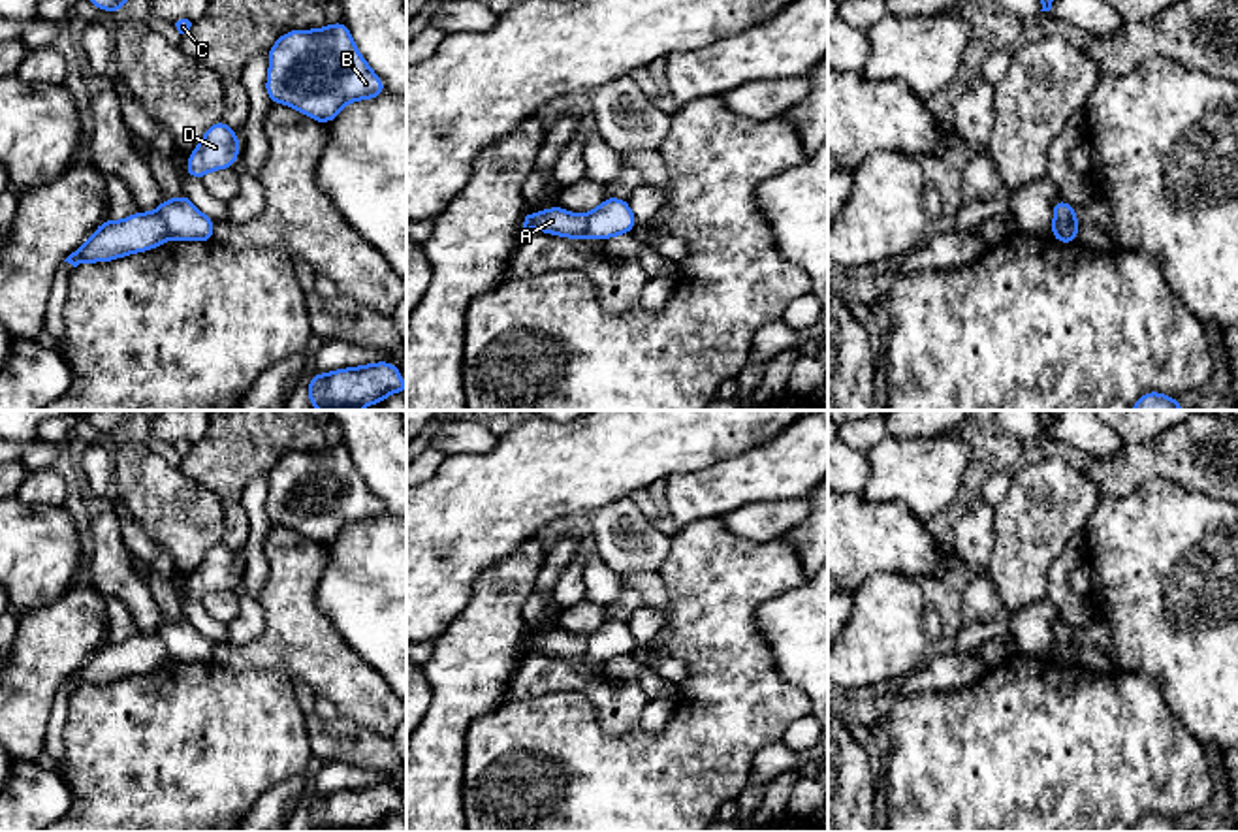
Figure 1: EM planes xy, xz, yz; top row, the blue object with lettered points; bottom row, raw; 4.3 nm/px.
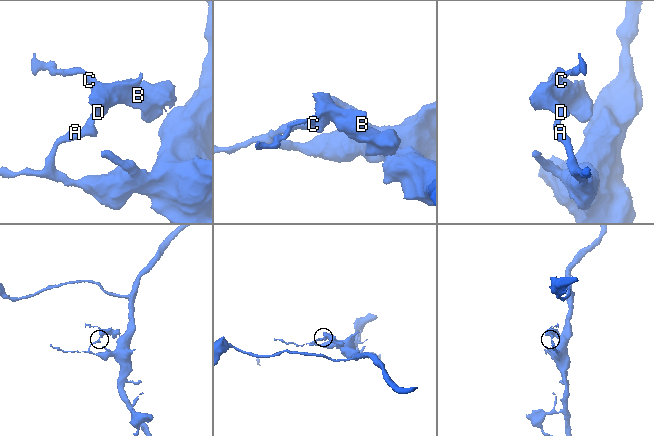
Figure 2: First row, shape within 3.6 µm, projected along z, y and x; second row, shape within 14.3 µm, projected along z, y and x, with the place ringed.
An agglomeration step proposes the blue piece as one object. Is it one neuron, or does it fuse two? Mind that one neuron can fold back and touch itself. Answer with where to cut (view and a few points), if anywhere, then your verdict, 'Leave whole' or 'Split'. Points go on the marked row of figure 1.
Split along xy (157, 211), (172, 236). Split

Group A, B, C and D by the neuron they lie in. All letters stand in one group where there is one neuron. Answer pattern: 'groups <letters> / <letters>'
groups A / B C D

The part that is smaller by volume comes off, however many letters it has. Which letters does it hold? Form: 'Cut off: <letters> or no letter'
Cut off: B, C, D

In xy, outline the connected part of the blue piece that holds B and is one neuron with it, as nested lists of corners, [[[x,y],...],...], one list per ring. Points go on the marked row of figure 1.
[[[344,21],[318,30],[290,30],[267,51],[269,102],[295,107],[327,124],[356,100],[388,92],[357,53]]]

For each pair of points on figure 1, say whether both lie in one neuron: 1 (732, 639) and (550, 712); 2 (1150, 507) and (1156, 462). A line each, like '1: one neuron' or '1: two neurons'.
1: one neuron
2: two neurons

